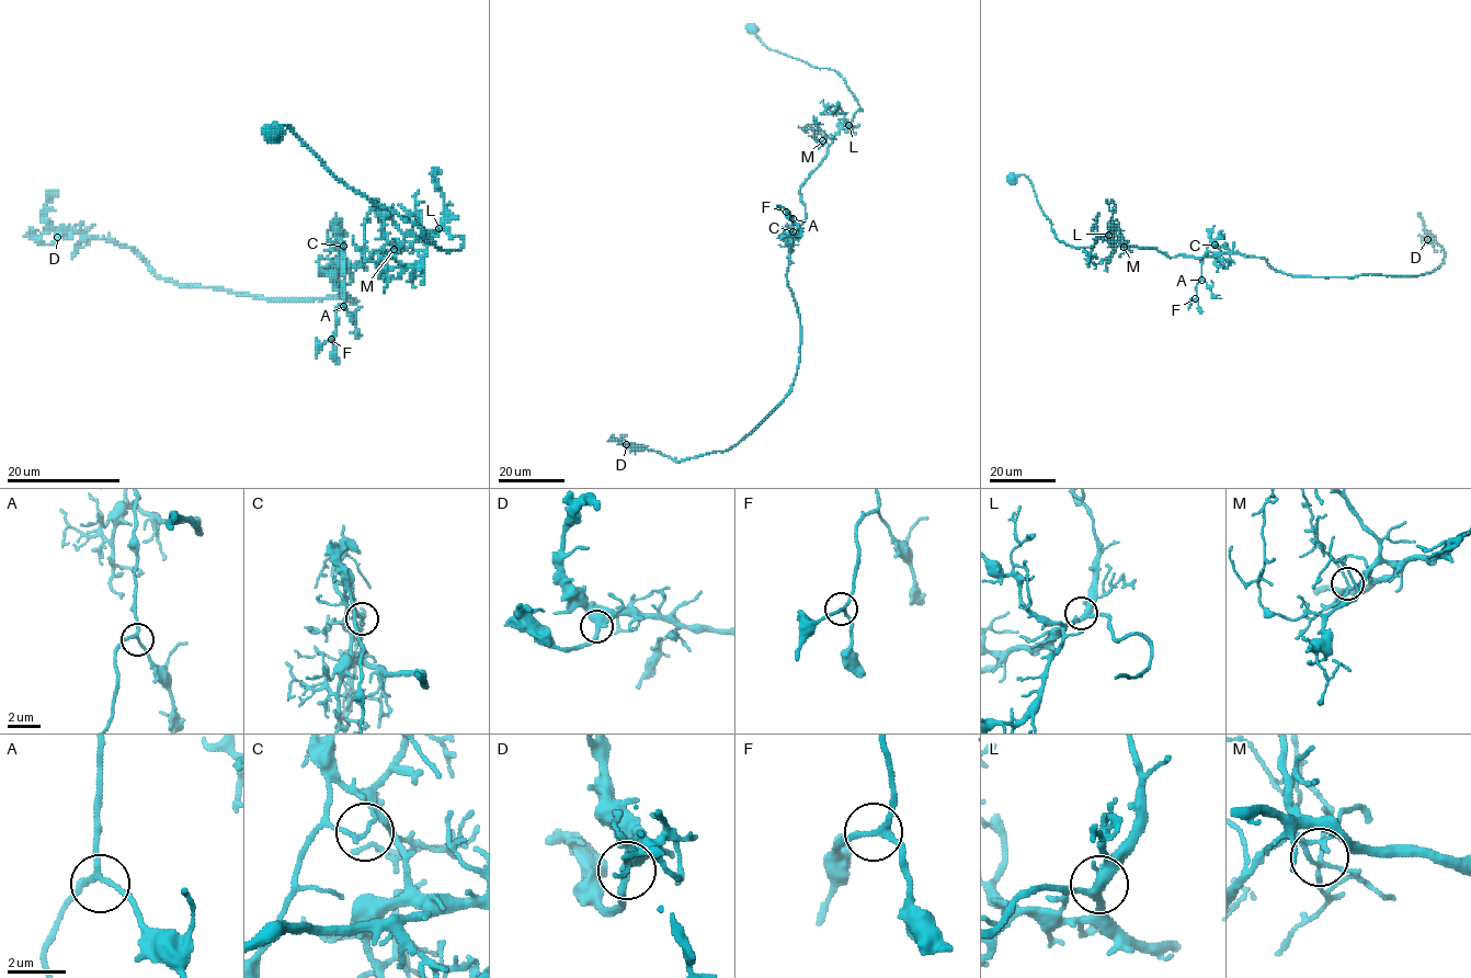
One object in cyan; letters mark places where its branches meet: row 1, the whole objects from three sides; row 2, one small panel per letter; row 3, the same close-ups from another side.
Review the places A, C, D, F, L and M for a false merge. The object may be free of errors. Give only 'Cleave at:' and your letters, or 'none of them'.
Cleave at: C

